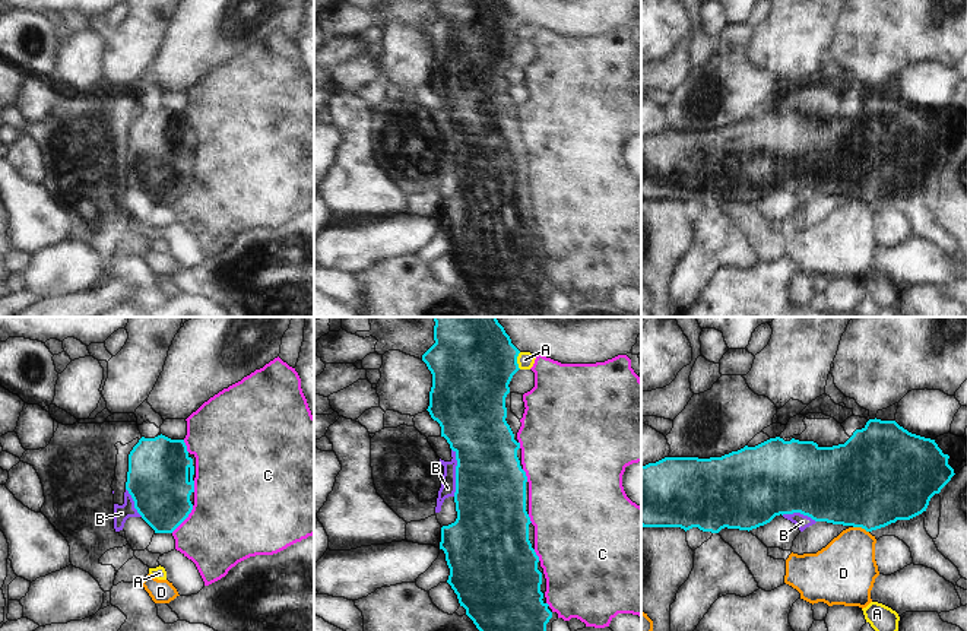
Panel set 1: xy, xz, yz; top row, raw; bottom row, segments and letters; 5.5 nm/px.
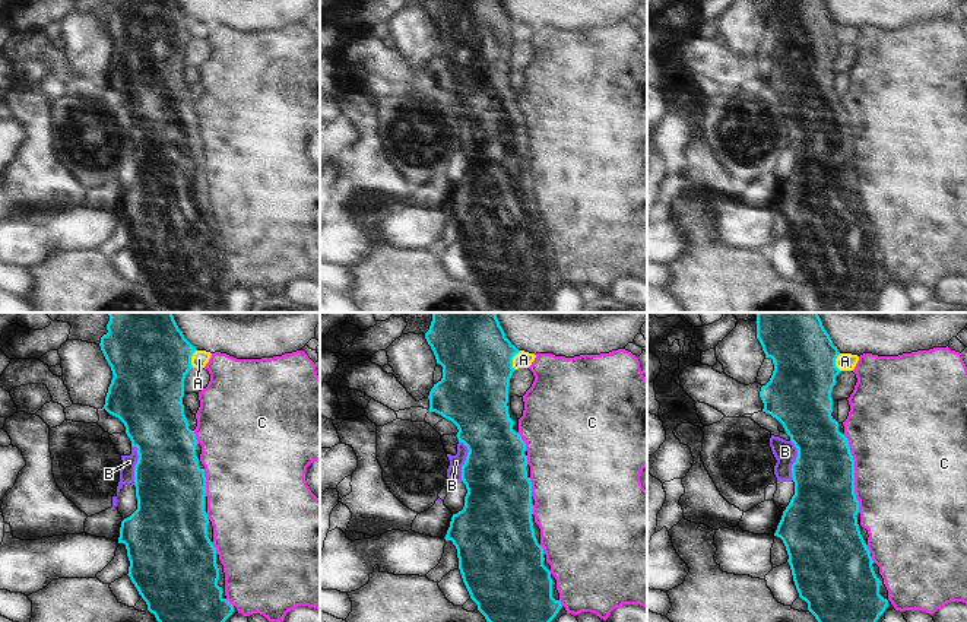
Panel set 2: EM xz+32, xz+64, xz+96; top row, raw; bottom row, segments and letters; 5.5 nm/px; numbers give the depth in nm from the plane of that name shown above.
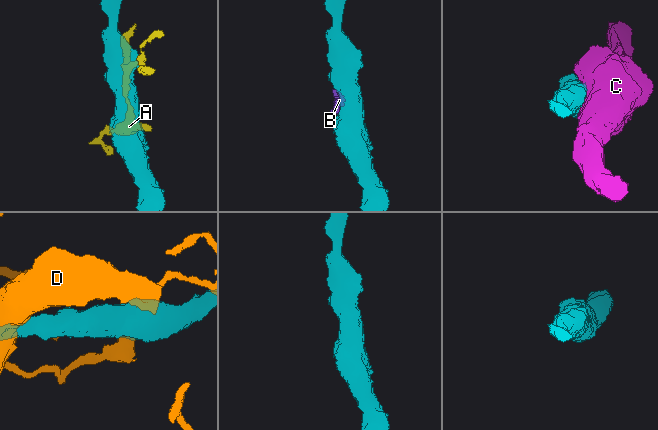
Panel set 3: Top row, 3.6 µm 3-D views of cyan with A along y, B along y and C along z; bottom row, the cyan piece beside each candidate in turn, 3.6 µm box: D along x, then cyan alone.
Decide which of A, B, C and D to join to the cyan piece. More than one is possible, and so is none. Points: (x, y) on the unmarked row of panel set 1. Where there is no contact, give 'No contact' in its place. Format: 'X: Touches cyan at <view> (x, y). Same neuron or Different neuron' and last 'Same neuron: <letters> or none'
A: Touches cyan at xz (516, 34). Different neuron
B: Touches cyan at xz (456, 145). Same neuron
C: Touches cyan at xy (184, 192). Different neuron
D: Touches cyan at yz (861, 199). Different neuron
Same neuron: B

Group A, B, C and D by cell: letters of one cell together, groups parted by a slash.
A / B / C / D

